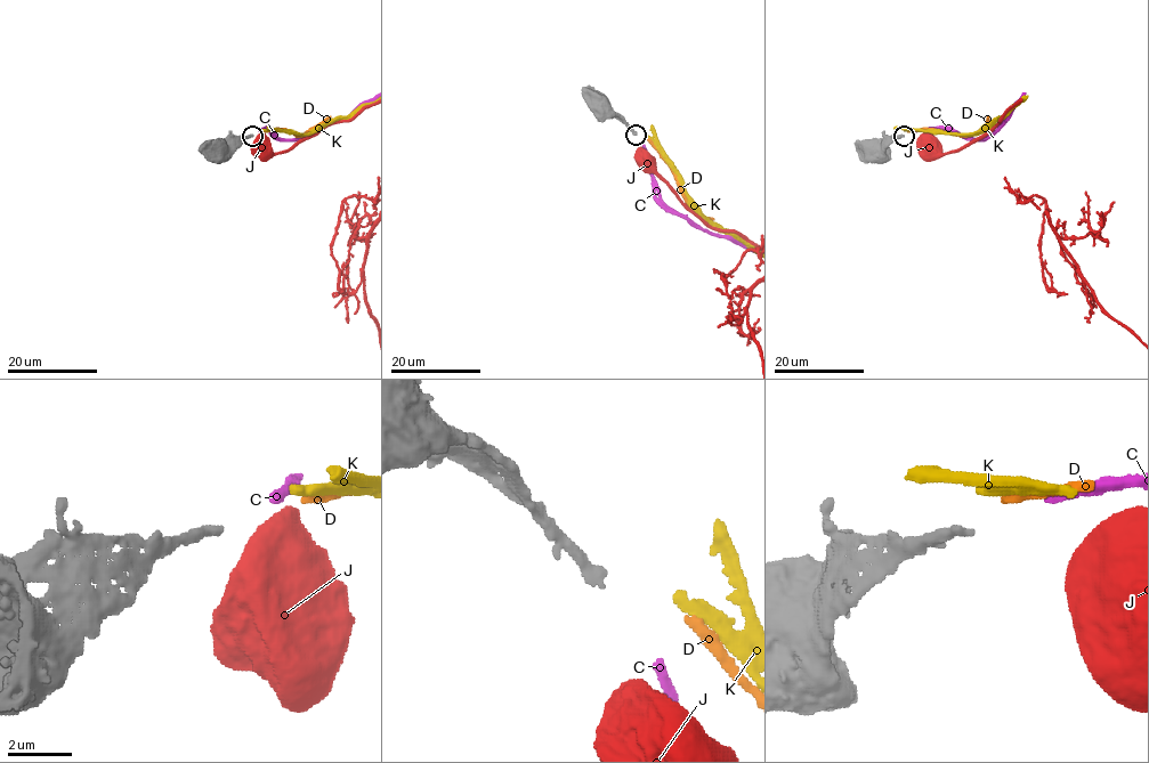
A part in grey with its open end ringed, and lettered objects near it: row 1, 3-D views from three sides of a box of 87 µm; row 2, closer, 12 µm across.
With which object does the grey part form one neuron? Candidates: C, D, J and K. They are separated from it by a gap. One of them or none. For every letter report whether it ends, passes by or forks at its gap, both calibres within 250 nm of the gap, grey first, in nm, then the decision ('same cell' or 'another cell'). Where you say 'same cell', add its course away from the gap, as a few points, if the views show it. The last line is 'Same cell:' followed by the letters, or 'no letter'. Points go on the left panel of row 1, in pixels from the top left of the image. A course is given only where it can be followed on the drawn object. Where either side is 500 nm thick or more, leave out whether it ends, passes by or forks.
C: it ends there; 320 nm thick on the grey side, 300 nm on the other; same cell
D: it ends there; 320 nm thick on the grey side, 280 nm on the other; another cell
J: 320 nm thick on the grey side, 750 nm on the other; another cell
K: it ends there; 320 nm thick on the grey side, 360 nm on the other; another cell
Same cell: C

